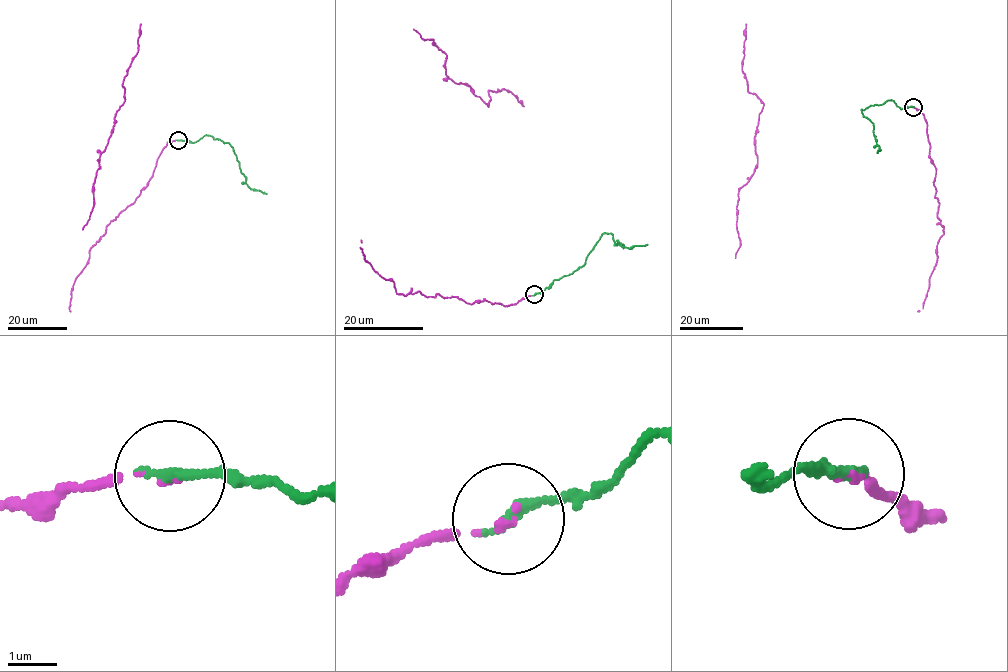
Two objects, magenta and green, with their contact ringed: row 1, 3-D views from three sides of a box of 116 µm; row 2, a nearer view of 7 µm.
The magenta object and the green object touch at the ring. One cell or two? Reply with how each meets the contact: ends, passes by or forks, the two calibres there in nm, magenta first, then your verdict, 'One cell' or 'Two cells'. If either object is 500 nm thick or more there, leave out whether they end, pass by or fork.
At the ring magenta ends. At the ring green ends. Thickness 100 nm (magenta) against 260 nm. One cell

